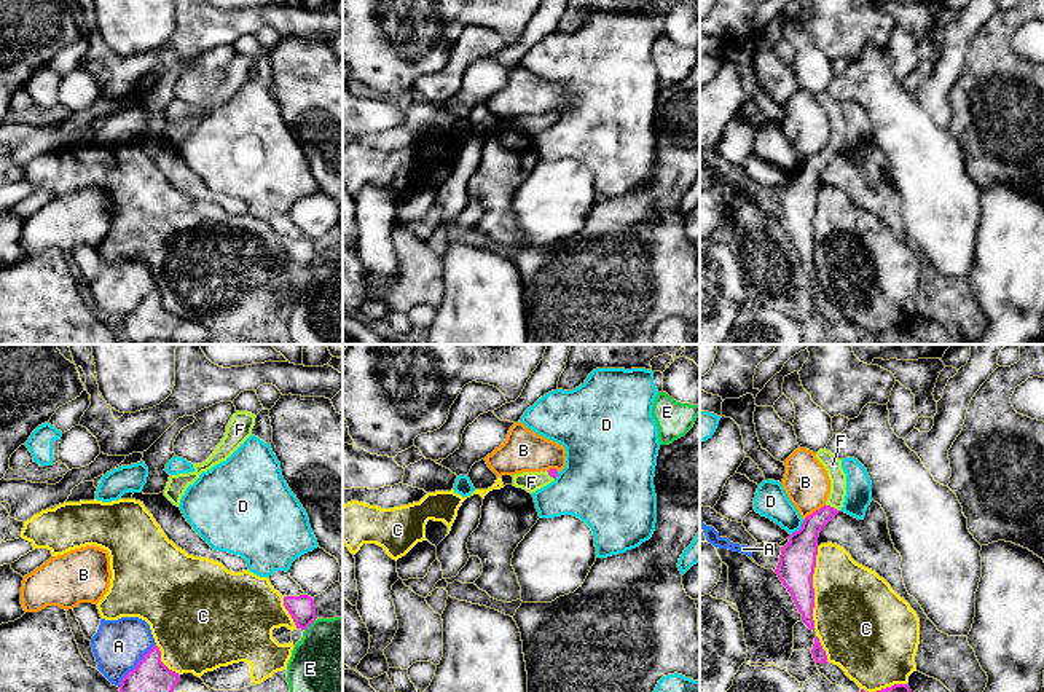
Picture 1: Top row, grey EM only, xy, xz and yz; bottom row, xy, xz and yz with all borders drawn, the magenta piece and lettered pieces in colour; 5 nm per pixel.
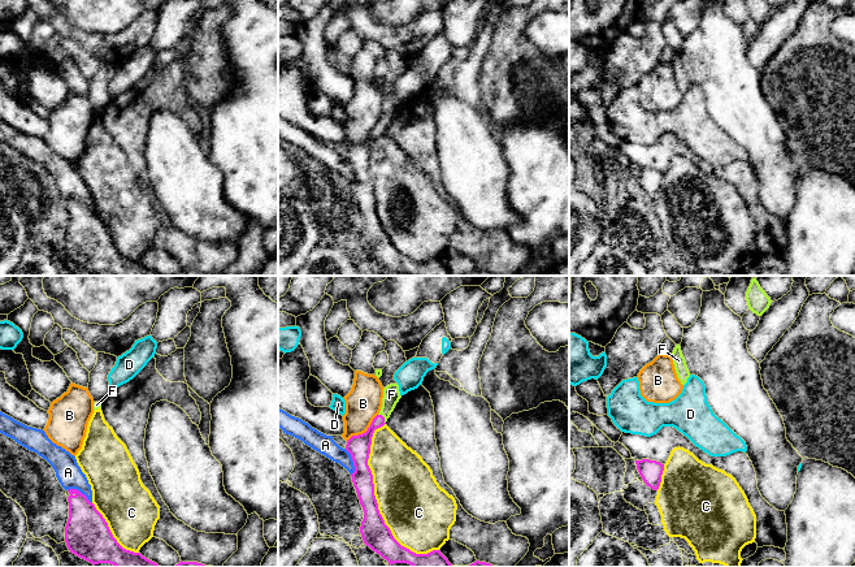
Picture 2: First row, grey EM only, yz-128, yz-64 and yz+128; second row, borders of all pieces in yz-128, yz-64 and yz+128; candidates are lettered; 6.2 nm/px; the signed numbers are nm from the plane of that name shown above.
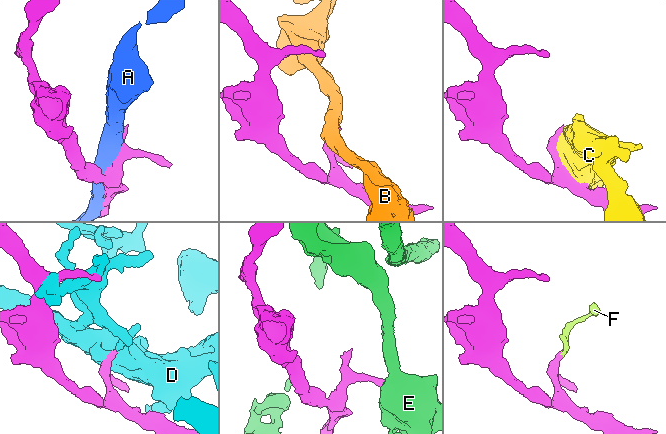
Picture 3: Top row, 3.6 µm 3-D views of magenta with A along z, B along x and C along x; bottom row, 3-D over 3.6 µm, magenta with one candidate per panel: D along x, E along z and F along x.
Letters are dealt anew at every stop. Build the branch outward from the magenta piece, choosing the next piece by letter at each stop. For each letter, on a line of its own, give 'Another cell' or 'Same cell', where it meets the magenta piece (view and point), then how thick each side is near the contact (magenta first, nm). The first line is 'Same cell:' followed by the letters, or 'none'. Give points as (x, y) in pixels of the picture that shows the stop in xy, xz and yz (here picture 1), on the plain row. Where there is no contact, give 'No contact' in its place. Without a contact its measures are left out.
Same cell: F
A: Another cell. Touches magenta at xy (137, 308). Thickness 190 nm (magenta) against 260 nm
B: Another cell. Touches magenta at yz (813, 155). Thickness 180 nm (magenta) against 220 nm
C: Another cell. Touches magenta at yz (813, 231). Thickness 190 nm (magenta) against 440 nm
D: Another cell. Touches magenta at yz (800, 171). Thickness 190 nm (magenta) against 170 nm
E: Another cell. Touches magenta at xy (310, 267). Thickness 130 nm (magenta) against 460 nm
F: Same cell. Touches magenta at yz (832, 150). Thickness 150 nm (magenta) against 90 nm

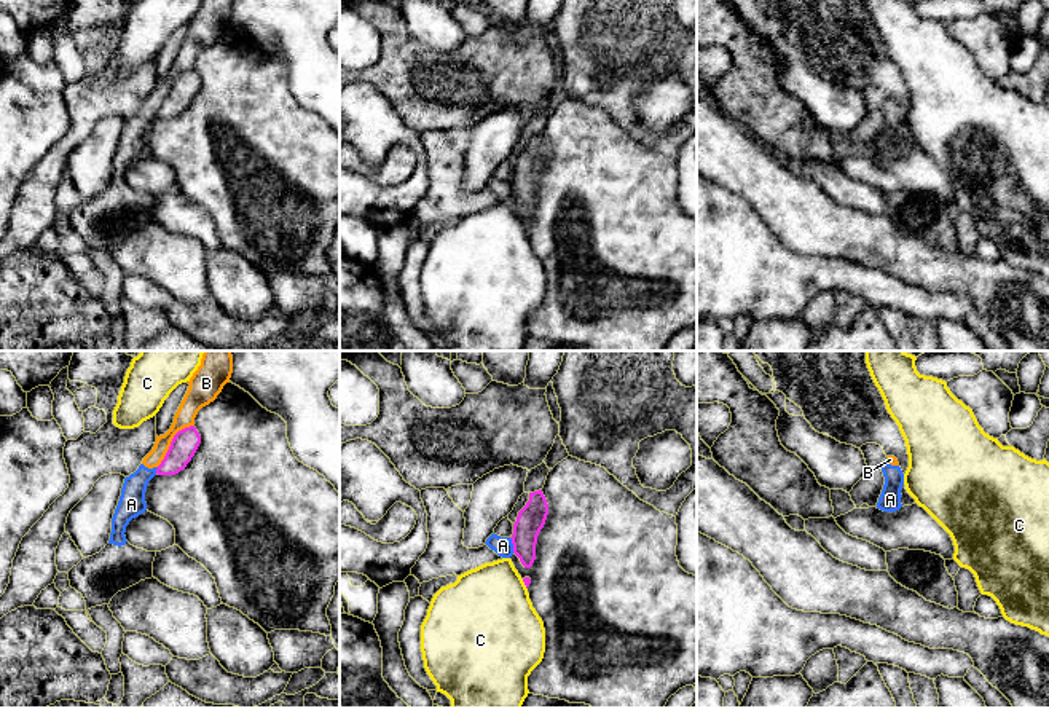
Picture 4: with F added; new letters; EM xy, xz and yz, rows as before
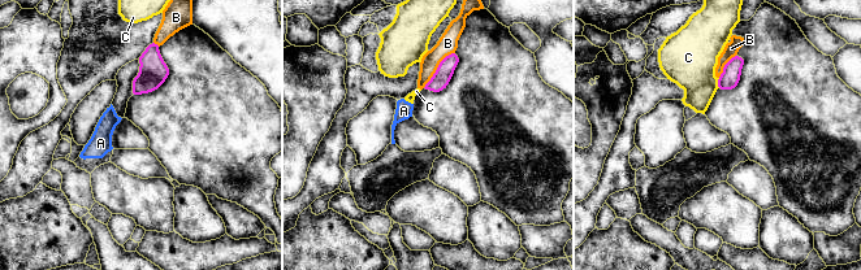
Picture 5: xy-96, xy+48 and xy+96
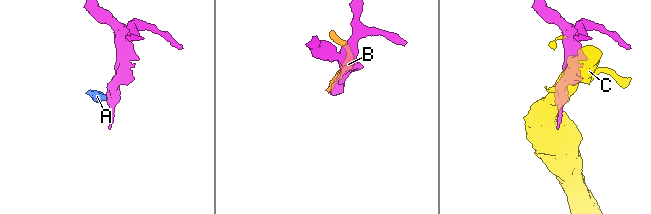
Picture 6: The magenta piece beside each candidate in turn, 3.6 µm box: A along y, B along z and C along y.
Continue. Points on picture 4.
Same cell: none
A: Another cell. Touches magenta at xz (514, 188). Thickness 140 nm (magenta) against 100 nm
B: Another cell. Touches magenta at xy (171, 85). Thickness 140 nm (magenta) against 110 nm
C: Another cell. Touches magenta at xz (525, 227). Thickness 40 nm (magenta) against 460 nm

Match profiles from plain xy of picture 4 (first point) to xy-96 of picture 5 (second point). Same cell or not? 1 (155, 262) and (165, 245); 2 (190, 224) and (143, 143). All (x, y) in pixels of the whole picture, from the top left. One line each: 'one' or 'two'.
1: two
2: two

